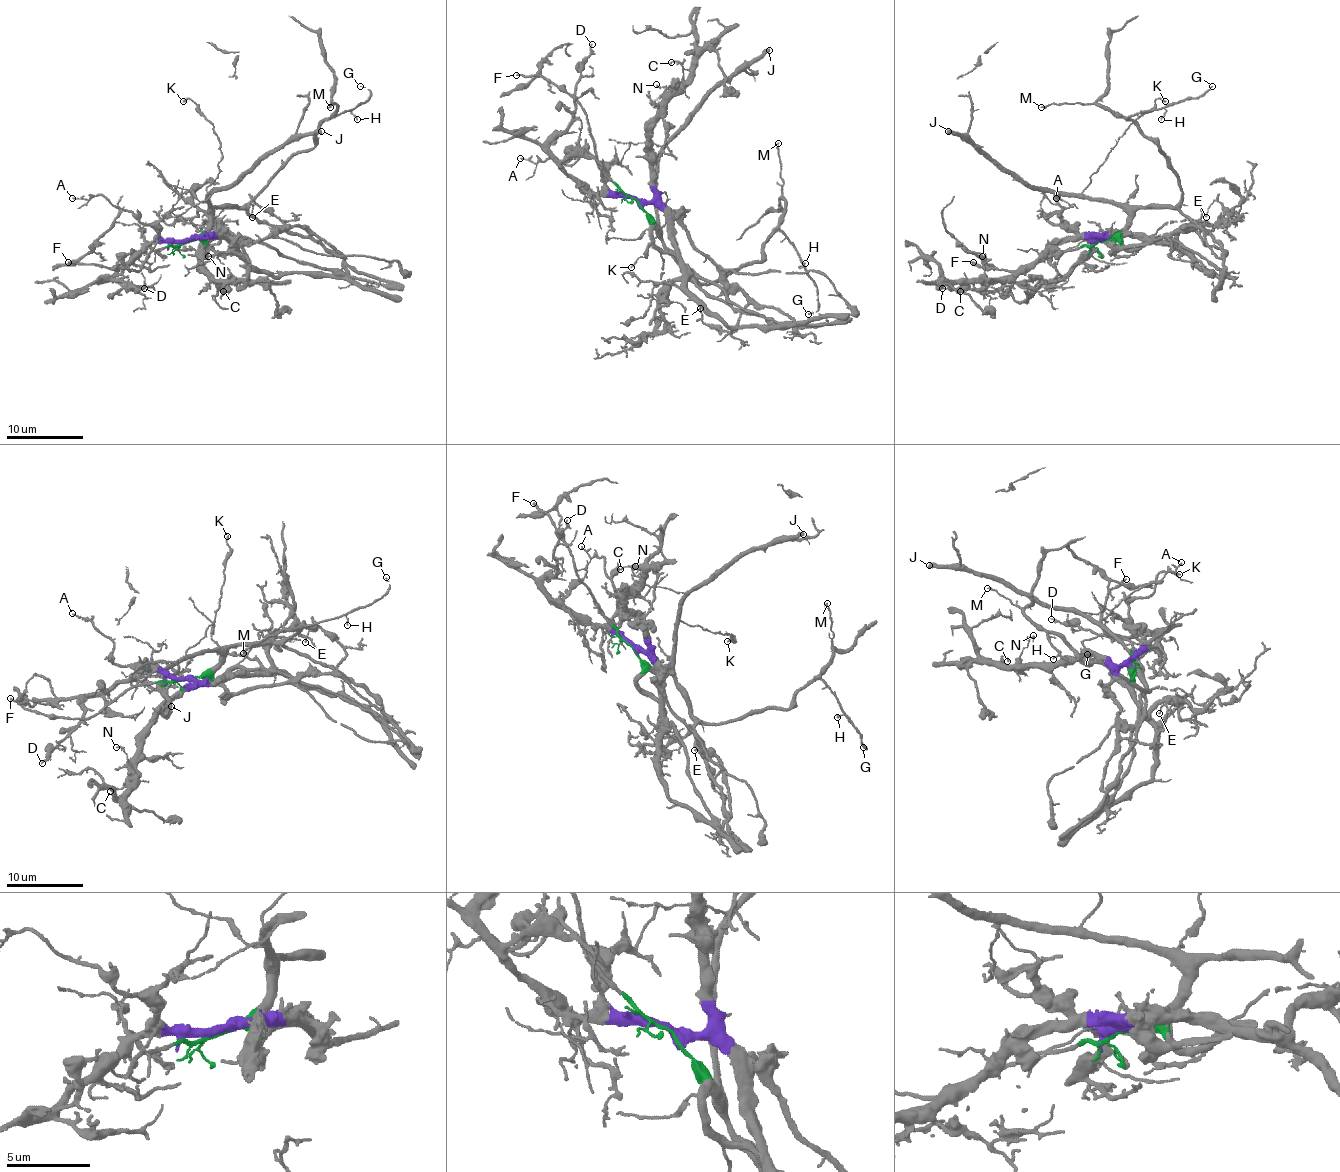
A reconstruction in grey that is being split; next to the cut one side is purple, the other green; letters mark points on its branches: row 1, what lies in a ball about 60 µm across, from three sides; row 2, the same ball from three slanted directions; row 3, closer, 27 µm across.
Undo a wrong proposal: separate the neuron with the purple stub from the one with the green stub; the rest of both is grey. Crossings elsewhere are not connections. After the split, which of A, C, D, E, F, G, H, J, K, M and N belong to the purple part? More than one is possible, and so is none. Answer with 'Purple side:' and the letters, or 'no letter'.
Purple side: A, C, D, E, N

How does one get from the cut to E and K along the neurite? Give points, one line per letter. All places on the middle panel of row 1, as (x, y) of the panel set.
E: (636, 200), (661, 202), (674, 214), (687, 238), (747, 299), (739, 326), (731, 332), (710, 328), (701, 307)
K: (636, 200), (657, 229), (655, 185), (664, 193), (670, 210), (661, 233), (647, 248), (647, 254), (630, 267)

